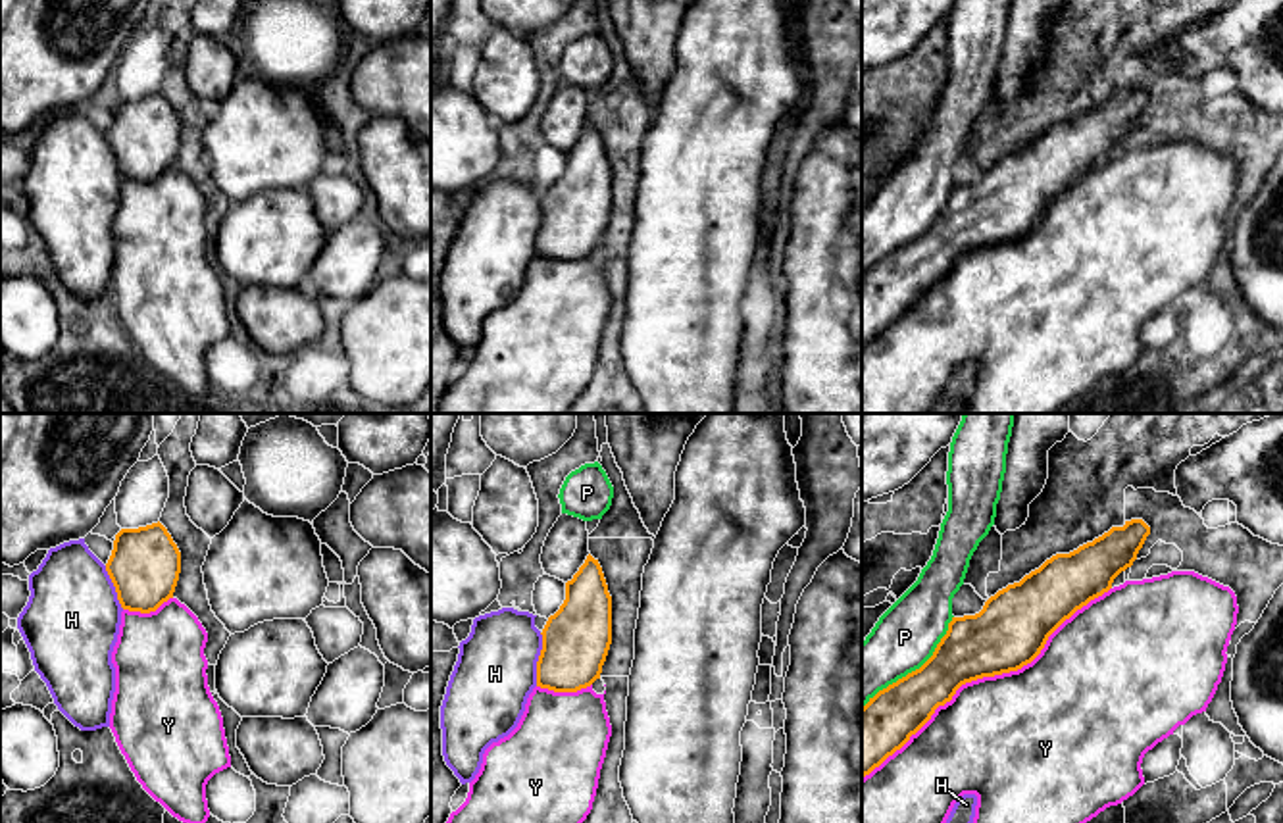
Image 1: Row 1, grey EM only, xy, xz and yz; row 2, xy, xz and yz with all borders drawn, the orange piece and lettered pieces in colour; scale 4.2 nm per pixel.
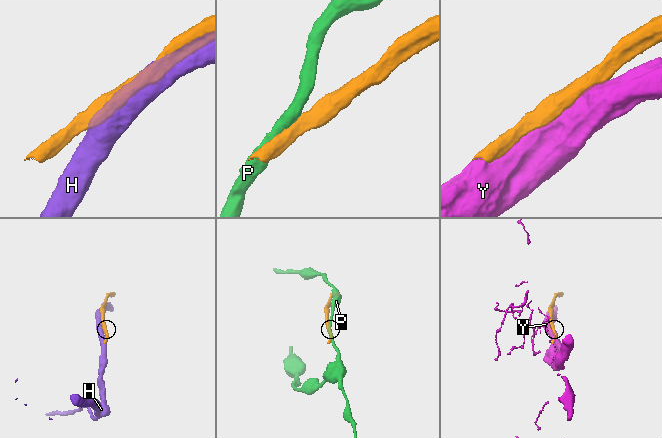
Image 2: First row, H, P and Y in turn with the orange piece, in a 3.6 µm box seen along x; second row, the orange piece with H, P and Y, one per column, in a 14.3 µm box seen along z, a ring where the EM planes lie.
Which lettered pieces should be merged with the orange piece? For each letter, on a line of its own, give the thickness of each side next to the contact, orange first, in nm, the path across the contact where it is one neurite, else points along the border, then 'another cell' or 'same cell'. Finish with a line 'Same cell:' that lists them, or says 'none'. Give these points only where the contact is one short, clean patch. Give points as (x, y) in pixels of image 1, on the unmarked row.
H: calibres 280 and 340 nm; another cell
P: calibres 260 and 260 nm; another cell
Y: calibres 300 and 480 nm; same cell
Same cell: Y

